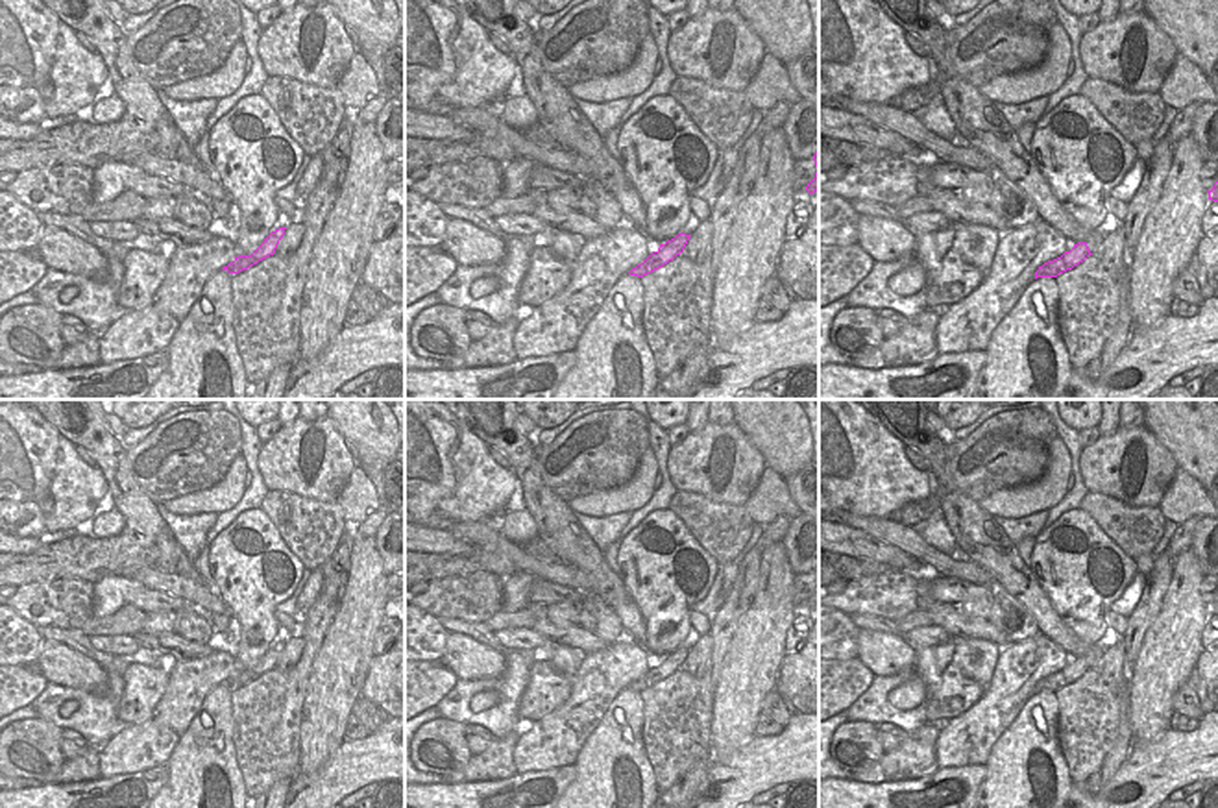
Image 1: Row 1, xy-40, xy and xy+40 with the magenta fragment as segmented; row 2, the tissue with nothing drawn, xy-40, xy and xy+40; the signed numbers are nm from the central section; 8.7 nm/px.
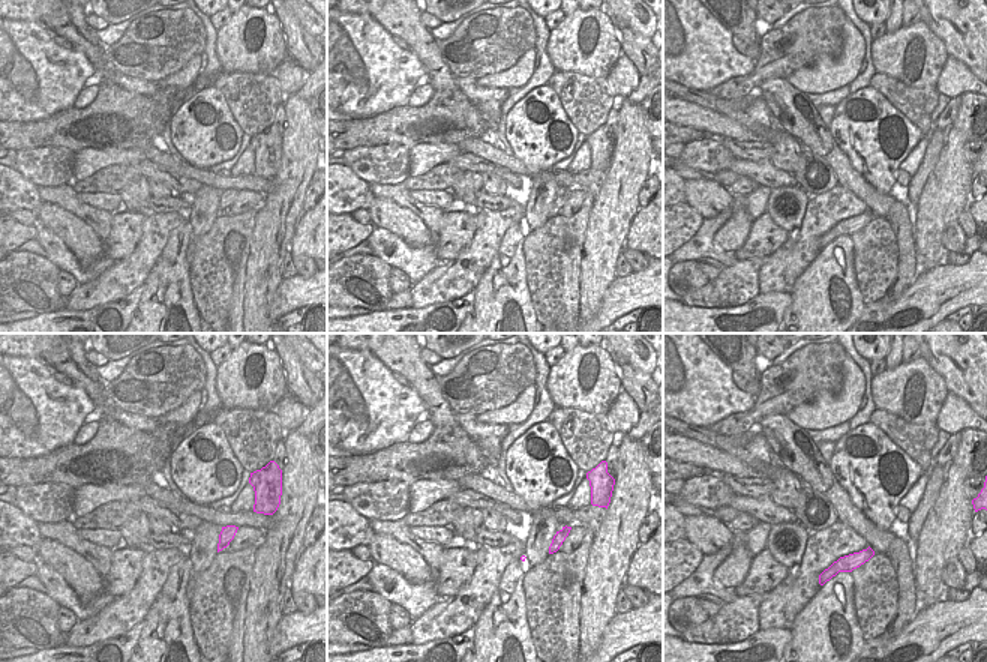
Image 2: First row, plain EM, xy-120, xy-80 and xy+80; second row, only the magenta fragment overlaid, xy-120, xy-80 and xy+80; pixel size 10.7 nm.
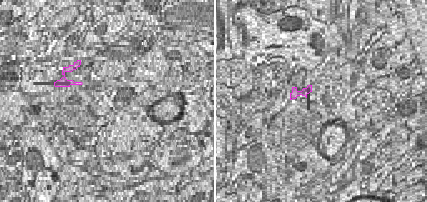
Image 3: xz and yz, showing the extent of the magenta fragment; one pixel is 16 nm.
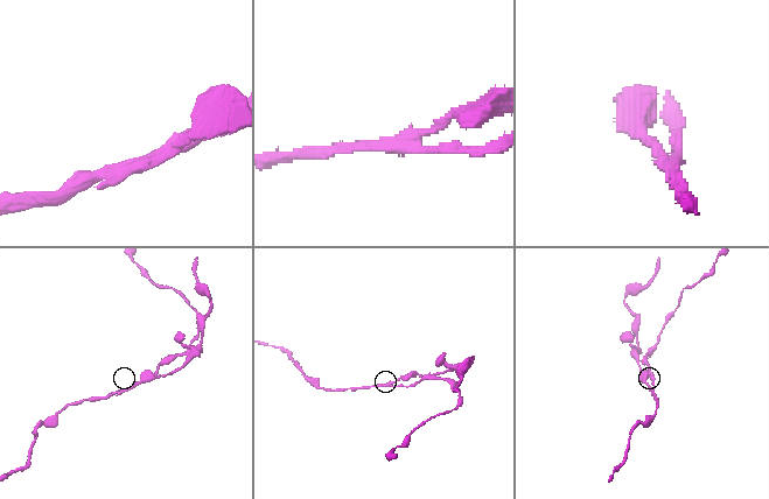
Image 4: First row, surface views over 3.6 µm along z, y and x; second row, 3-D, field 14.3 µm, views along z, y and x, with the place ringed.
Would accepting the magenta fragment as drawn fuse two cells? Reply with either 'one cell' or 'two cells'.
two cells

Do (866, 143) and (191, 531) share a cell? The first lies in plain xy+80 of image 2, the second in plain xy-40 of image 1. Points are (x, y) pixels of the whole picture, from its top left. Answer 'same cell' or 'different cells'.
different cells

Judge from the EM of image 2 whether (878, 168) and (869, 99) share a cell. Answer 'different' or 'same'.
same

